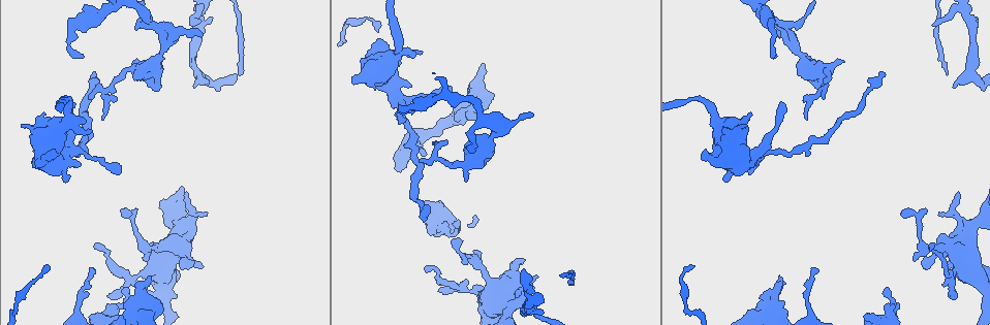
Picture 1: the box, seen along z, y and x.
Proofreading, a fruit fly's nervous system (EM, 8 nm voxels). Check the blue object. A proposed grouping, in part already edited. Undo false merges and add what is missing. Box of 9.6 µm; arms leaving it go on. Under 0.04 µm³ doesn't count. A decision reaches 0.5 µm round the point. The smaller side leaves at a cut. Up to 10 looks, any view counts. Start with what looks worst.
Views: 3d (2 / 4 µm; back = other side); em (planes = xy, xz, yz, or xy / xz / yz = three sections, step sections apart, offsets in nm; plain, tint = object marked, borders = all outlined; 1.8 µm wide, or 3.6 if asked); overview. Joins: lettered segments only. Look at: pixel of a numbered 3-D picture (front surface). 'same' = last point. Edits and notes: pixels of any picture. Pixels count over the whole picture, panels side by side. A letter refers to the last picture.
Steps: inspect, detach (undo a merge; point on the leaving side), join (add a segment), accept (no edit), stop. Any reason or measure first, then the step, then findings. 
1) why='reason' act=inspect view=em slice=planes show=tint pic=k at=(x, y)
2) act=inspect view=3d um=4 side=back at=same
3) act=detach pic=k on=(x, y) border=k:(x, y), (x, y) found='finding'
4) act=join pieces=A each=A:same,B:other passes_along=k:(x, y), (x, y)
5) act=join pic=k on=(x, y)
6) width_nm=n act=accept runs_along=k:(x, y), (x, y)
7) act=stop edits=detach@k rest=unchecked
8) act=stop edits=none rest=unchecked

why='an open end' act=inspect view=em slice=planes show=borders pic=1 at=(194, 85)

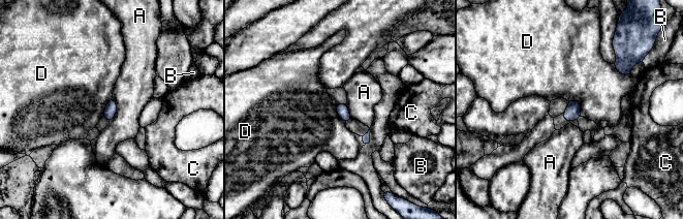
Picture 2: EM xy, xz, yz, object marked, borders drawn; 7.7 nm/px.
act=accept each=A:other,B:other,C:other,D:other found='none of them fits'

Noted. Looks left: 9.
why='thin end' act=inspect view=em slice=planes show=borders pic=1 at=(776, 55)

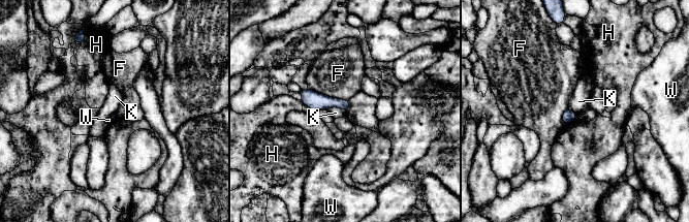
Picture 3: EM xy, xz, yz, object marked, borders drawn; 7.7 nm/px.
act=accept each=F:other,H:other,K:other,W:other border=3:(326, 108), (340, 107), (346, 112) found='none of them fits'

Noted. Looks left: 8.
why='an open end' act=inspect view=3d um=2 side=back pic=1 at=(375, 88)

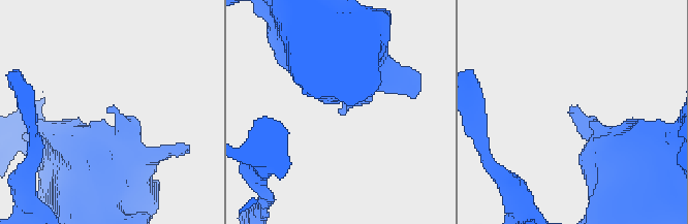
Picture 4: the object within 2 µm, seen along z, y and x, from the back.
act=inspect view=em slice=planes show=plain pic=4 at=(571, 110)

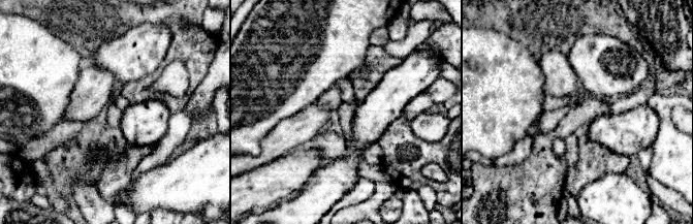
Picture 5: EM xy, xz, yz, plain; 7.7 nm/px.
act=inspect view=em slice=planes show=borders at=same

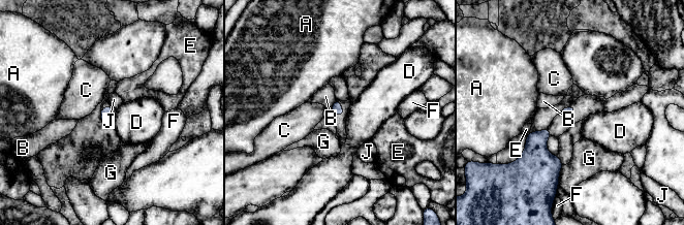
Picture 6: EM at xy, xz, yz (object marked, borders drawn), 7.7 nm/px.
act=accept each=A:other,B:other,C:other,D:other,E:other,F:other,G:other,J:other border=6:(548, 127), (530, 133) found='none of them fits'

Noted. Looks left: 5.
act=inspect view=em slice=planes show=plain pic=1 at=(888, 288)

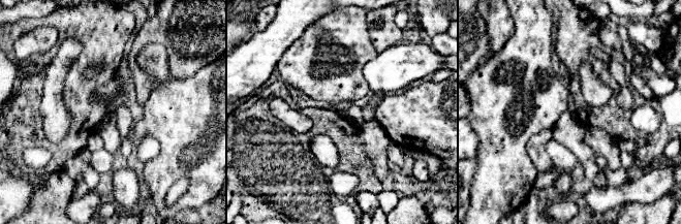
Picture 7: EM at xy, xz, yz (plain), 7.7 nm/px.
why='see the neighbours' act=inspect view=em slice=planes show=borders at=same

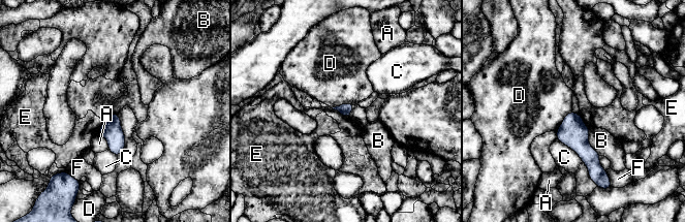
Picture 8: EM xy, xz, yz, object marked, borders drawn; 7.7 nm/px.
width_nm=90 act=accept each=A:other,B:other,C:other,D:other,E:other,F:other border=8:(102, 124), (98, 132) found='none of them fits'

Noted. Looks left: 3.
act=stop edits=none rest=unchecked

